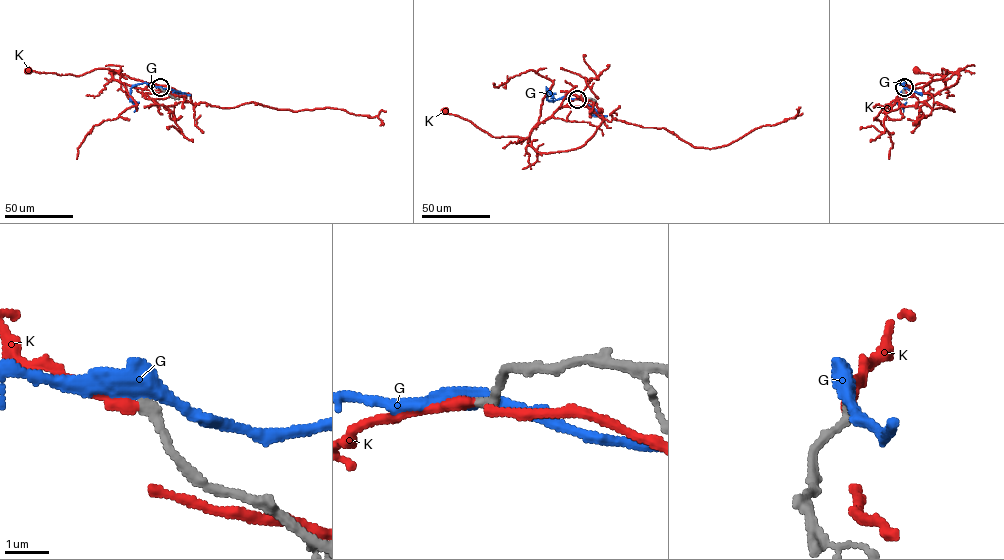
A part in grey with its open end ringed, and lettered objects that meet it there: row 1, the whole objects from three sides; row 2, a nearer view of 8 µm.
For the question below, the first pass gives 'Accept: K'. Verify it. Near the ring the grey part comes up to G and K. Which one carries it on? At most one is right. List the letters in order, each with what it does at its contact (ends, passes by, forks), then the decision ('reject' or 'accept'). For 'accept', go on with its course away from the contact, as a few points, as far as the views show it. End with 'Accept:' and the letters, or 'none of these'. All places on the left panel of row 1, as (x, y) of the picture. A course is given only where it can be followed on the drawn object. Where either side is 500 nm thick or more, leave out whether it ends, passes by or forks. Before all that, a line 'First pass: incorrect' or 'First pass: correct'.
First pass: correct
G: it passes by | reject
K: it ends | accept | via (160, 87), (121, 83), (113, 78), (113, 70), (108, 69), (75, 75), (28, 70)
Accept: K

